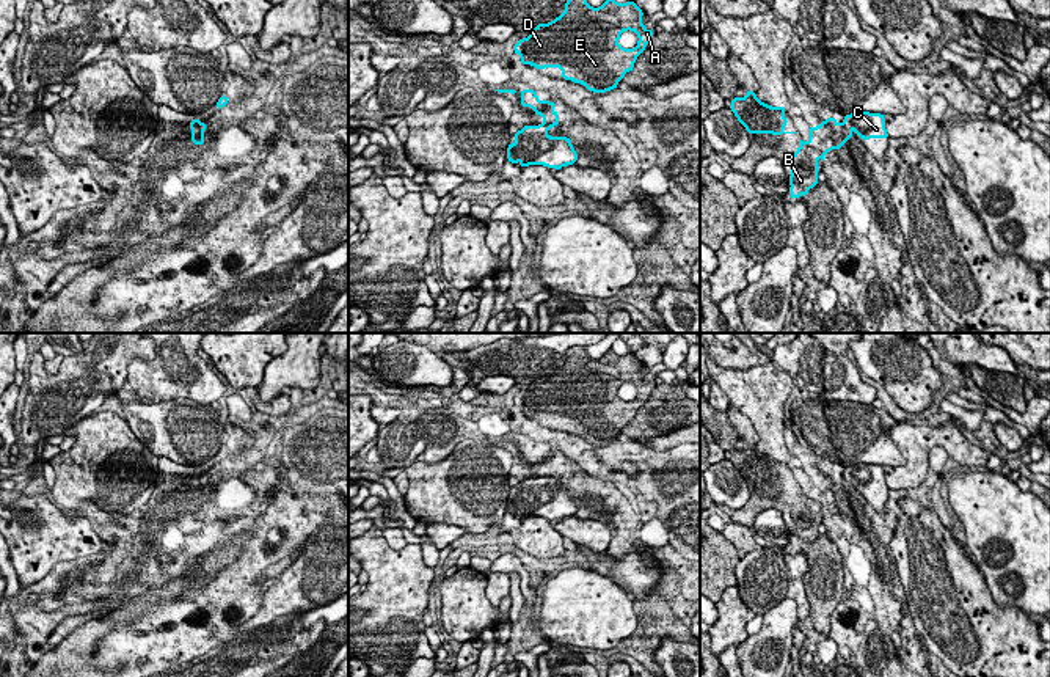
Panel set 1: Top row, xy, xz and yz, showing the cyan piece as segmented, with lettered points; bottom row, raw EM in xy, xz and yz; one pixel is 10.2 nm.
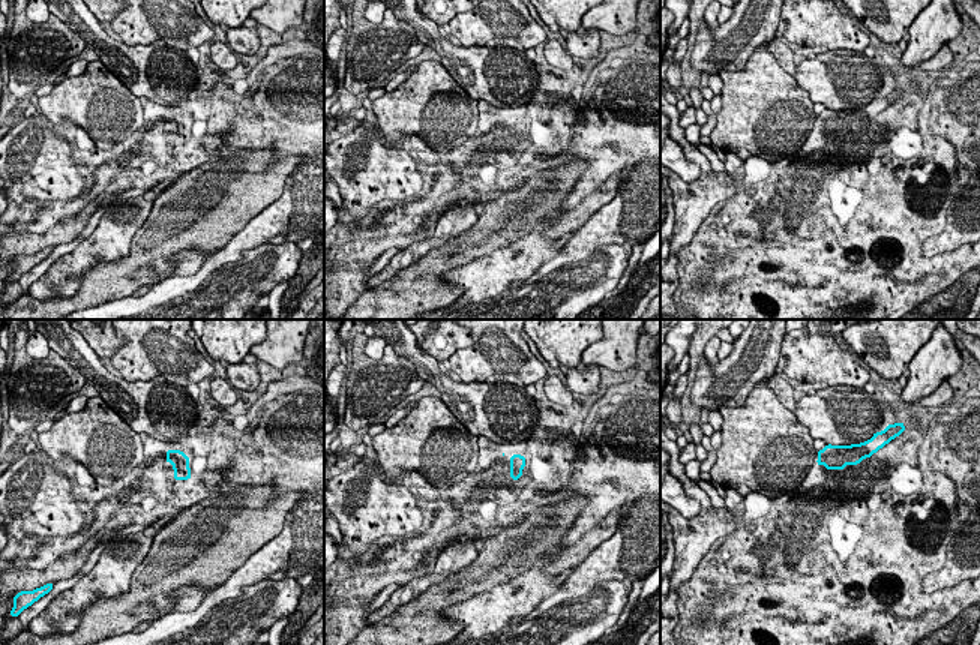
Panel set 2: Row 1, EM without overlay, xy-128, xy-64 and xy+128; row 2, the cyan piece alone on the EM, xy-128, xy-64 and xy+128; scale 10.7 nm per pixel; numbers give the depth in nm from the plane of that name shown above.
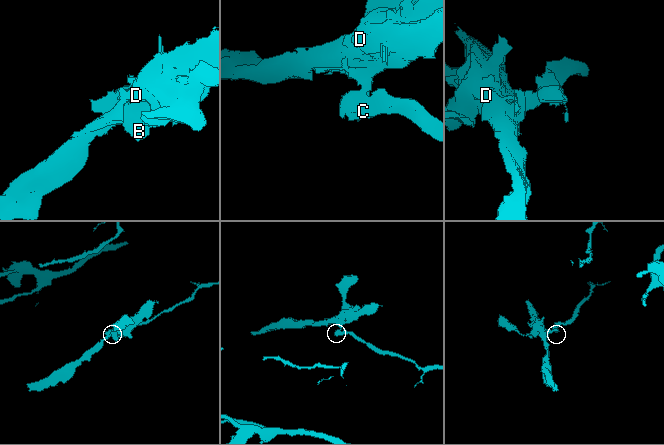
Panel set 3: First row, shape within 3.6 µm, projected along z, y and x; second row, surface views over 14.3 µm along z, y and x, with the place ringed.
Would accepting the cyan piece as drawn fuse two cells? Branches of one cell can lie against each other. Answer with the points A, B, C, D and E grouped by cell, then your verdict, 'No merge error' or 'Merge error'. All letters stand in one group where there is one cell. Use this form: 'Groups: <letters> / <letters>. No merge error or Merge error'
Groups: A B D E / C. Merge error

